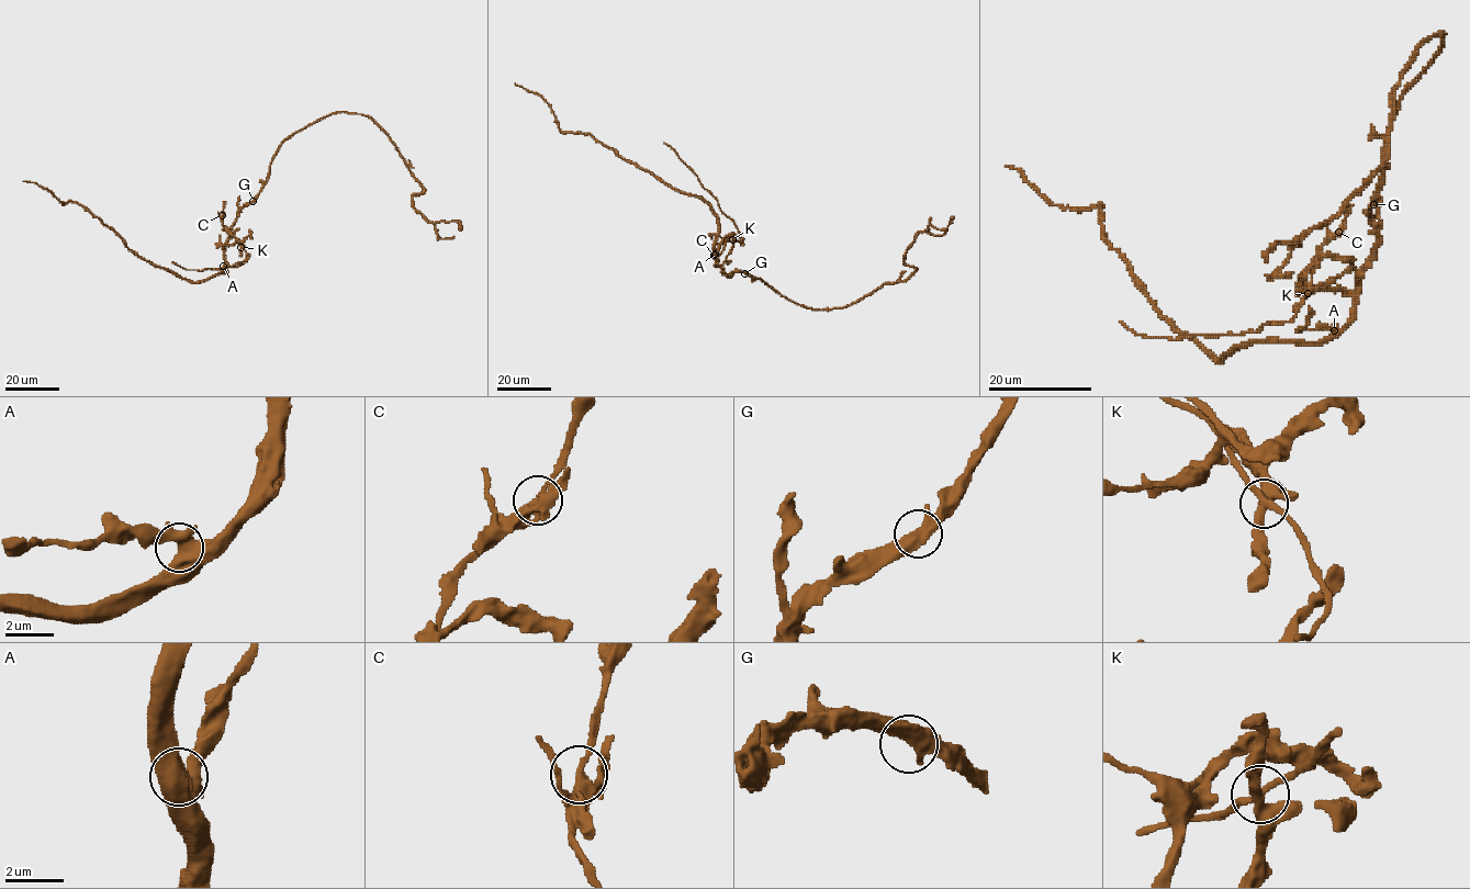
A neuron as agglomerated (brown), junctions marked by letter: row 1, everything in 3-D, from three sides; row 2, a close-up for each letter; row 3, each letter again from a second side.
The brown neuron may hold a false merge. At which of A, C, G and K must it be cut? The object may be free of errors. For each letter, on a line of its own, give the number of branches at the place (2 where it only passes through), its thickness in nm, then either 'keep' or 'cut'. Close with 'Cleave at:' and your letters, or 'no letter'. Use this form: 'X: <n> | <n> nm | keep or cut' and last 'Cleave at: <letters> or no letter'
A: 4 | 480 nm | keep
C: 3 | 320 nm | keep
G: 3 | 380 nm | keep
K: 4 | 320 nm | cut
Cleave at: K

